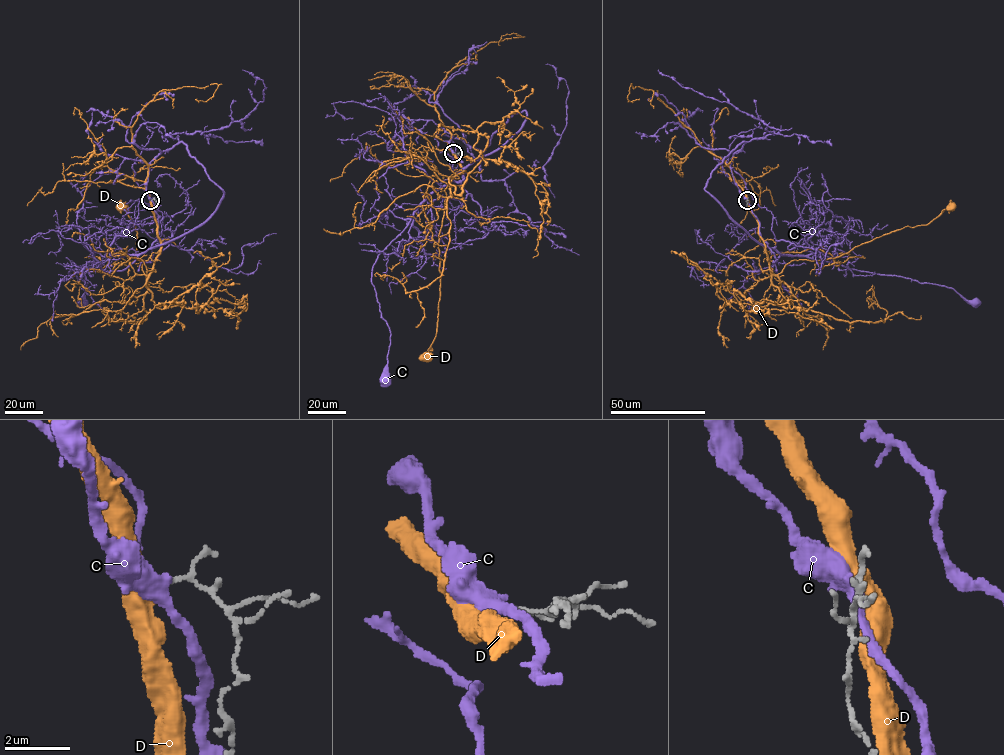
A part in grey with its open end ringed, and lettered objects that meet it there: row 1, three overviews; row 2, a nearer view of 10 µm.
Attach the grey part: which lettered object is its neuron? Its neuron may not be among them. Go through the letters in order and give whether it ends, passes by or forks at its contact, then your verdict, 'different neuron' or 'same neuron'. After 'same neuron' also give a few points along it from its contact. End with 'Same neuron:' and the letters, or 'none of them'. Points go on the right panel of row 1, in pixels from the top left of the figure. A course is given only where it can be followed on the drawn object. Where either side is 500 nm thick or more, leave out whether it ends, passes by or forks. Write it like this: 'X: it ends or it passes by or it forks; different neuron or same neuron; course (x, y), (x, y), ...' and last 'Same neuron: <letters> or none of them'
C: it passes by; different neuron
D: different neuron
Same neuron: none of them

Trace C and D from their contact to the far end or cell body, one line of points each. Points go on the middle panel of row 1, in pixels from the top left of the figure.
C: (454, 153), (452, 136), (483, 150), (525, 111), (378, 256), (386, 380)
D: (453, 153), (464, 171), (456, 175), (445, 188), (444, 212), (439, 235), (441, 283), (437, 332), (424, 357)

